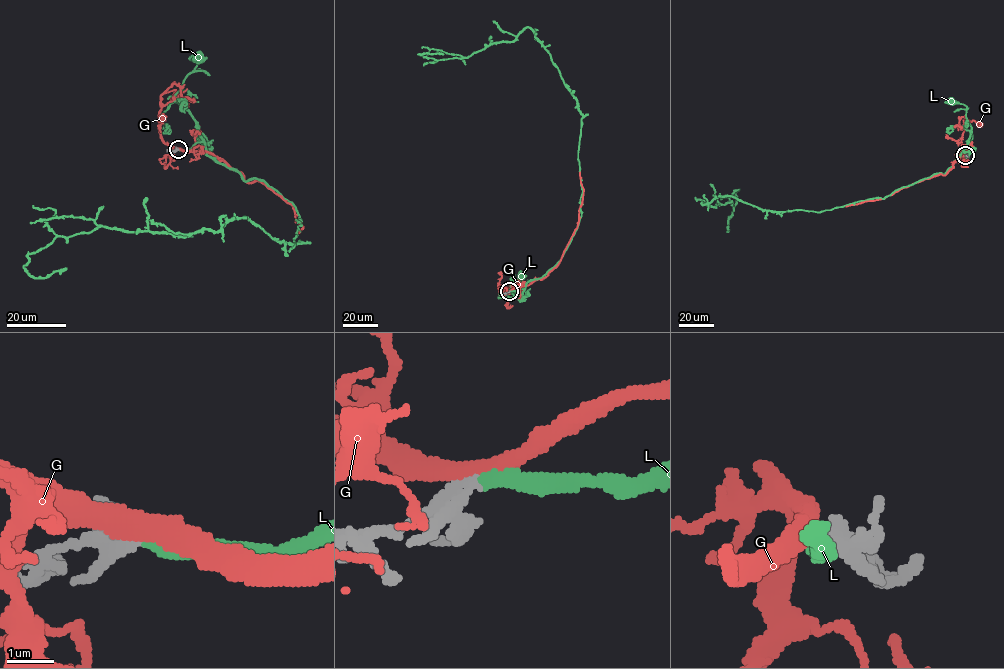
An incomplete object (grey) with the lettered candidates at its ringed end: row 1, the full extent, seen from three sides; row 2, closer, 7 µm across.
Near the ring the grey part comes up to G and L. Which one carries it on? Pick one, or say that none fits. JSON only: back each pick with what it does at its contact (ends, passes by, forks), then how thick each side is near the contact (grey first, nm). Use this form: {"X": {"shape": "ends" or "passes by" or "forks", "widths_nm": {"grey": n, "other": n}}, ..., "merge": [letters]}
{"L": {"shape": "ends", "widths_nm": {"grey": 240, "other": 240}}, "merge": ["L"]}

